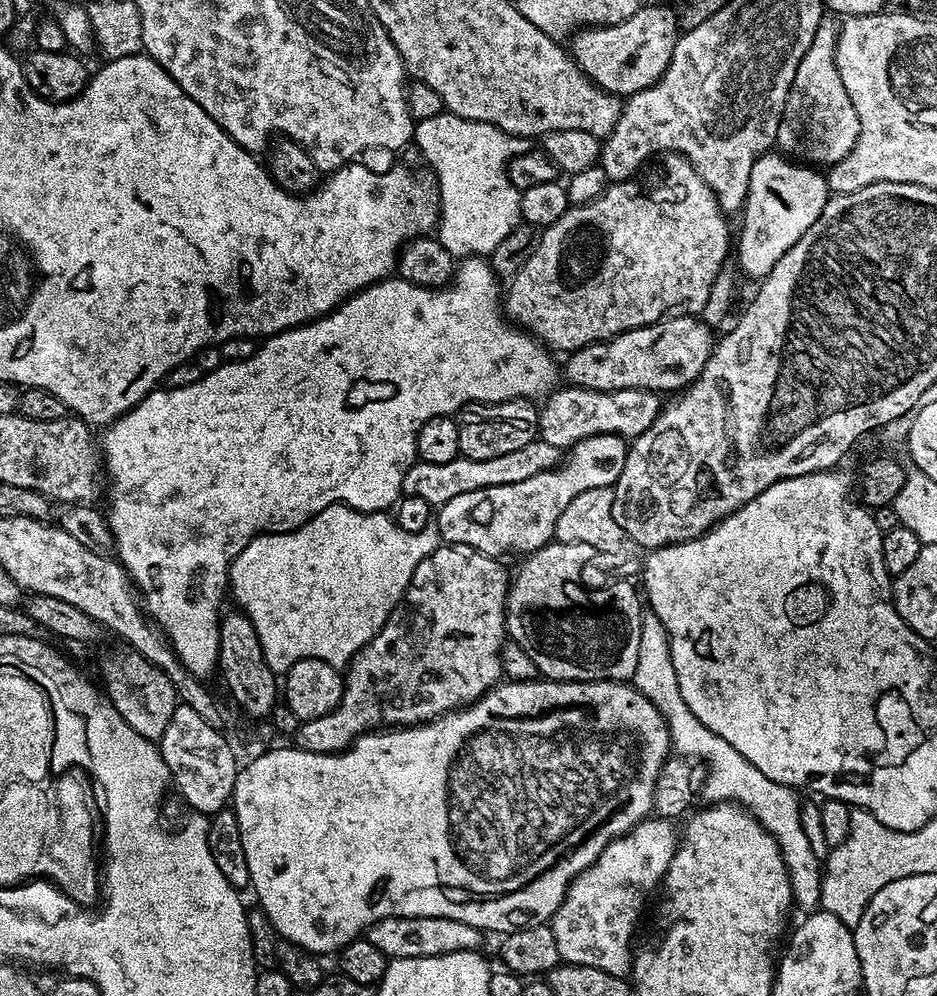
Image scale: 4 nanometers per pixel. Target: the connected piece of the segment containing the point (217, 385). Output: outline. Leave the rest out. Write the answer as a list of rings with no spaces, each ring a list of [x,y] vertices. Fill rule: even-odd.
[[[464,258],[459,261],[456,269],[454,282],[447,285],[446,290],[437,290],[435,288],[423,288],[417,284],[412,284],[408,280],[399,278],[385,278],[379,280],[377,284],[372,284],[368,288],[363,288],[361,292],[356,292],[353,296],[349,296],[339,308],[331,311],[326,316],[320,317],[319,320],[312,320],[308,324],[302,324],[299,328],[292,328],[288,332],[280,332],[277,336],[269,336],[257,347],[256,353],[245,360],[230,360],[218,366],[218,370],[213,372],[205,372],[201,375],[198,382],[194,382],[190,386],[182,386],[181,388],[169,388],[160,386],[153,390],[146,398],[142,398],[142,402],[138,402],[124,416],[120,416],[113,420],[111,424],[103,429],[104,437],[99,437],[98,443],[102,453],[102,467],[106,473],[107,483],[112,483],[112,489],[107,489],[106,500],[108,496],[109,508],[106,508],[106,517],[108,519],[109,530],[113,534],[115,540],[114,556],[121,567],[127,572],[128,579],[134,585],[135,591],[142,597],[143,603],[146,605],[146,612],[154,621],[163,633],[165,639],[171,644],[177,657],[181,660],[181,664],[190,675],[197,678],[207,678],[211,672],[217,671],[220,663],[220,651],[218,650],[218,642],[220,641],[220,618],[222,615],[222,607],[224,596],[226,600],[226,589],[228,588],[228,572],[232,569],[234,558],[238,558],[238,554],[245,546],[251,542],[256,536],[262,536],[266,532],[289,532],[298,526],[302,526],[306,522],[310,522],[310,518],[314,518],[322,510],[326,510],[332,504],[341,502],[348,505],[349,508],[357,508],[359,512],[388,512],[401,499],[403,493],[403,478],[412,464],[418,460],[416,454],[416,439],[418,438],[418,430],[422,430],[422,426],[426,422],[430,422],[430,418],[435,416],[452,416],[460,411],[466,404],[497,404],[498,402],[506,402],[507,400],[526,400],[529,402],[535,401],[535,396],[539,398],[547,397],[550,392],[557,387],[558,381],[558,364],[552,361],[553,353],[549,351],[545,345],[539,343],[535,336],[528,335],[527,332],[516,327],[511,320],[507,319],[502,311],[502,284],[498,279],[496,272],[492,269],[491,263],[484,258]]]

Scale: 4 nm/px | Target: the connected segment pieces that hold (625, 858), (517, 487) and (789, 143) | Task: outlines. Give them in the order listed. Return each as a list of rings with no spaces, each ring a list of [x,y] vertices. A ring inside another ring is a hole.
[[[649,818],[635,824],[624,836],[609,839],[607,846],[586,870],[568,885],[568,893],[552,915],[550,927],[558,954],[566,964],[594,966],[606,974],[627,977],[632,971],[632,935],[648,895],[657,891],[676,853],[678,828],[671,819]]]
[[[614,434],[591,436],[567,449],[566,455],[559,464],[554,468],[546,469],[545,472],[534,474],[533,477],[525,478],[522,482],[486,486],[485,489],[473,490],[468,494],[451,498],[438,508],[434,516],[434,523],[440,531],[441,541],[448,546],[461,544],[497,558],[504,558],[507,552],[527,554],[544,548],[547,544],[553,543],[556,523],[558,518],[562,518],[562,510],[566,510],[566,506],[570,506],[570,502],[574,502],[574,498],[582,494],[582,490],[611,488],[616,485],[622,474],[622,466],[626,466],[628,445],[629,441],[623,436]]]
[[[825,14],[818,22],[814,42],[810,42],[810,50],[806,50],[802,62],[798,62],[778,126],[775,147],[793,161],[808,166],[831,166],[842,162],[842,158],[854,150],[854,142],[858,142],[858,114],[854,102],[850,102],[850,94],[846,94],[846,86],[842,86],[842,74],[838,74],[836,65],[840,25],[841,21],[832,14]]]

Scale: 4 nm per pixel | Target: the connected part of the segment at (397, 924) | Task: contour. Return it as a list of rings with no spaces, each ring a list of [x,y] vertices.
[[[391,916],[382,918],[368,927],[366,938],[389,960],[398,958],[430,958],[438,954],[454,954],[455,952],[474,952],[486,940],[485,933],[480,929],[470,926],[466,922],[458,922],[458,918],[438,918],[437,916]]]

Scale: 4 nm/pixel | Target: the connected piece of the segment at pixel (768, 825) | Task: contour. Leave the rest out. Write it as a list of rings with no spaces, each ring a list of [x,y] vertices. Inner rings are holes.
[[[651,610],[645,611],[642,615],[642,638],[638,642],[638,666],[632,675],[631,683],[639,692],[646,694],[646,698],[650,698],[650,702],[654,702],[654,706],[658,706],[668,727],[668,738],[675,755],[691,758],[693,761],[701,760],[708,767],[708,773],[704,776],[705,801],[731,802],[745,808],[772,835],[774,842],[778,842],[780,853],[786,862],[795,907],[801,908],[801,913],[804,914],[817,911],[820,908],[822,861],[816,858],[813,851],[810,850],[809,839],[805,837],[805,831],[802,830],[799,818],[801,797],[784,784],[766,778],[766,774],[762,774],[762,770],[758,770],[758,766],[754,766],[754,762],[746,762],[746,758],[742,758],[742,754],[738,754],[738,750],[734,750],[734,746],[730,746],[730,742],[726,742],[726,738],[718,738],[718,734],[714,734],[714,730],[706,730],[706,726],[702,726],[702,722],[698,722],[698,718],[694,718],[690,706],[686,706],[686,698],[682,698],[682,690],[678,690],[678,674],[674,674],[674,662],[670,658],[668,635],[662,622],[658,622],[658,618]]]

